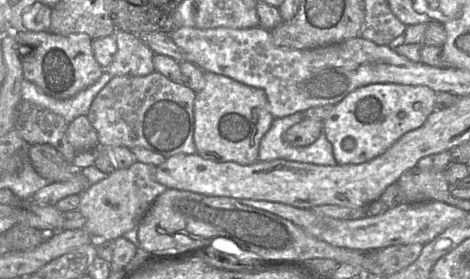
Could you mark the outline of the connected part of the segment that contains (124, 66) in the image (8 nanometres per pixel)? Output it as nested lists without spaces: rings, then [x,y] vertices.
[[[115,30],[117,52],[107,68],[111,76],[145,76],[154,69],[154,52],[136,35]]]

